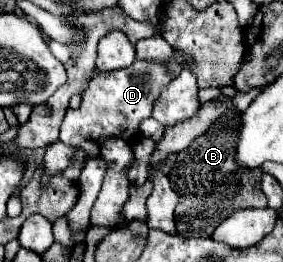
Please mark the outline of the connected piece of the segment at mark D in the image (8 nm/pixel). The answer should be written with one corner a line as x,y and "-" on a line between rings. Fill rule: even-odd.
135,60
125,70
113,74
93,72
93,78
85,86
79,108
68,108
61,124
61,142
83,150
89,158
103,158
107,162
107,174
103,188
91,210
93,226
127,226
123,216
123,204
129,200
129,164
133,162
133,138
139,136
139,124
151,116
153,104
161,92
171,84
173,74
163,62

